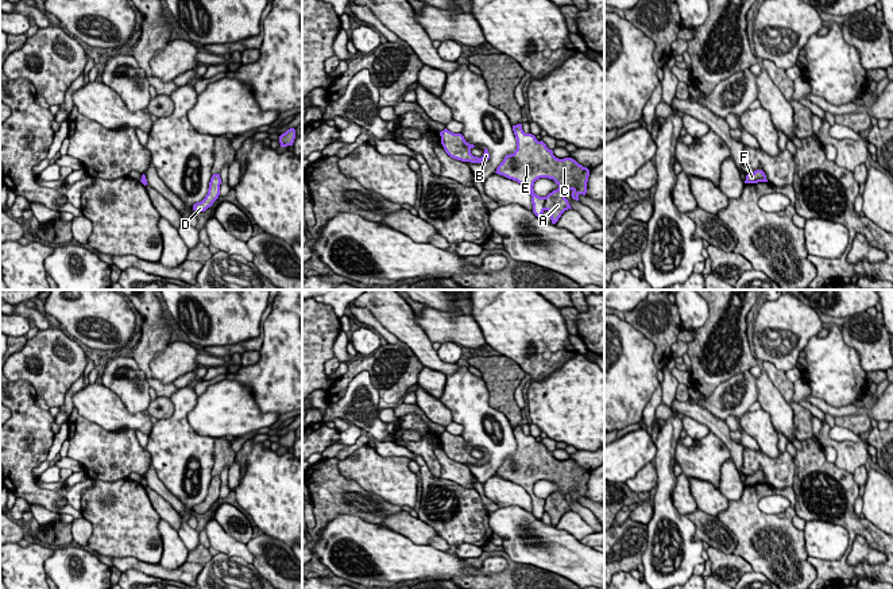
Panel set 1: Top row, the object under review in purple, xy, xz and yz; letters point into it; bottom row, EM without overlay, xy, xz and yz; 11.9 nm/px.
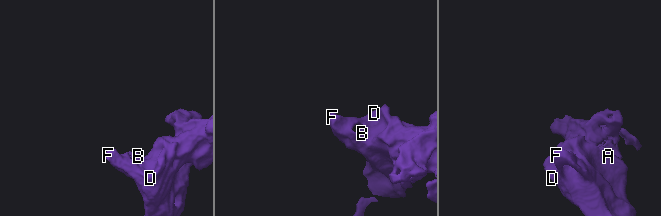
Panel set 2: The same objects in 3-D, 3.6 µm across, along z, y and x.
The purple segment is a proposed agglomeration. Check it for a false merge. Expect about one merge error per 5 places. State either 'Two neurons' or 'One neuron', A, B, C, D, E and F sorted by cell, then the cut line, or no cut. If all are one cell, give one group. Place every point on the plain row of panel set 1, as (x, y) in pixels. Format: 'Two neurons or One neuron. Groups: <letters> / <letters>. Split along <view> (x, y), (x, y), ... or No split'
One neuron. Groups: A B C D E F. No split

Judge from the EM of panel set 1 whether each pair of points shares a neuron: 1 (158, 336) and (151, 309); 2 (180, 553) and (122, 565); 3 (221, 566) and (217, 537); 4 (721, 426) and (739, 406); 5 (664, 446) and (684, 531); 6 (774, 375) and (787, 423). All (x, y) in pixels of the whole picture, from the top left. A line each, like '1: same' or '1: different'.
1: same
2: different
3: different
4: different
5: same
6: different

